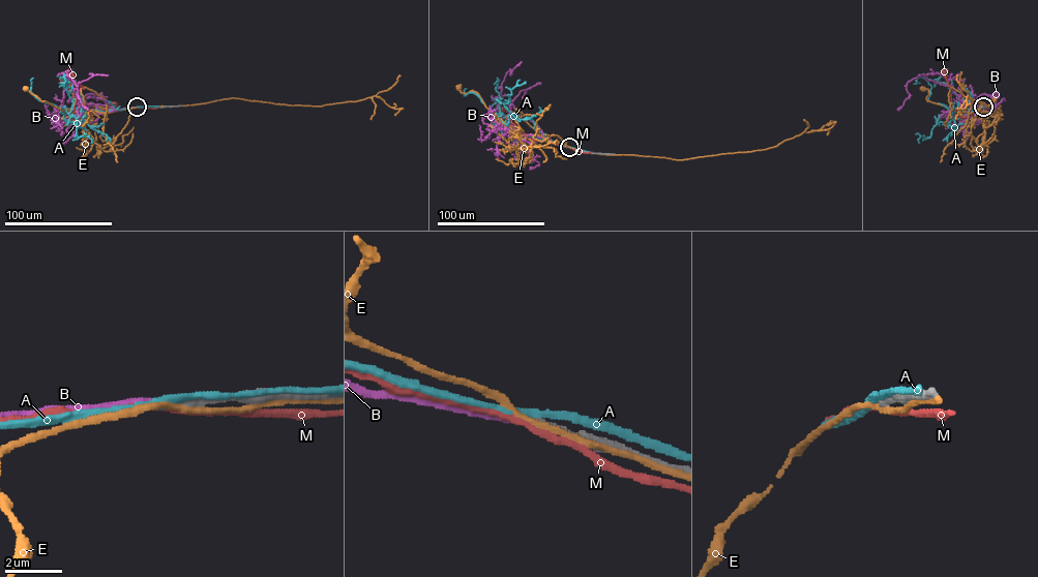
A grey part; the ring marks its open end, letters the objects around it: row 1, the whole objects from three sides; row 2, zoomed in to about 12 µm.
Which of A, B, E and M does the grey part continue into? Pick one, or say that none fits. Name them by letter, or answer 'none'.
B

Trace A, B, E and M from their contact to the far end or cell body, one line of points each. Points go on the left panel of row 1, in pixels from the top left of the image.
A: (137, 107), (82, 113), (72, 108), (79, 122), (69, 121), (75, 116), (78, 139), (87, 137), (91, 143)
B: (137, 107), (116, 110), (99, 103), (80, 107), (70, 81), (63, 77), (65, 73), (88, 110)
E: (137, 108), (104, 113), (71, 112), (41, 100), (26, 89)
M: (137, 108), (104, 109), (84, 117), (75, 115), (81, 86), (73, 81), (69, 68)

